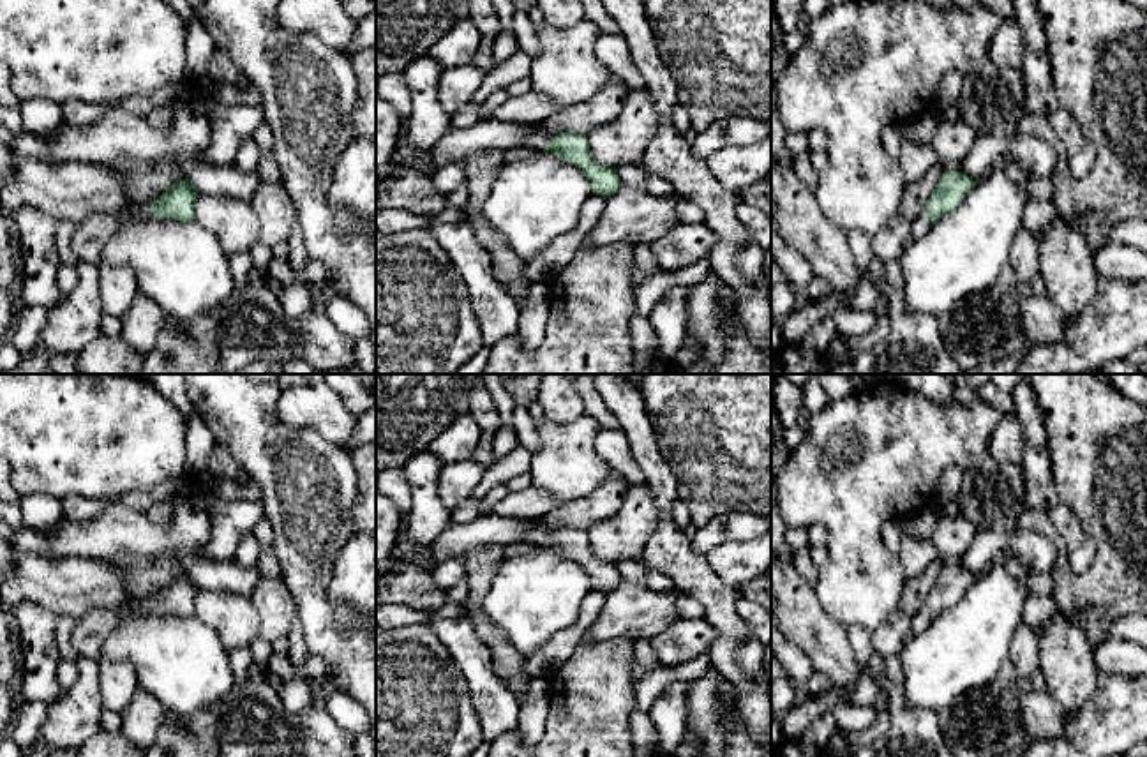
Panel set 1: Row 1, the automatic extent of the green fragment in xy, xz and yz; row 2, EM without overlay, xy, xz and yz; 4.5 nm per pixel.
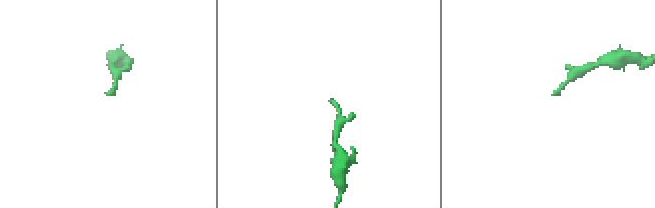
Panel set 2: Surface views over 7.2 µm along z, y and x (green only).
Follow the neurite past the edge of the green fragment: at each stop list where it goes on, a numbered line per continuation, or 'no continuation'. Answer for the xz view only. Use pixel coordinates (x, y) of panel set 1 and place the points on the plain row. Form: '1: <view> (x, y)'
1: xz (539, 532)

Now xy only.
1: xy (142, 606)

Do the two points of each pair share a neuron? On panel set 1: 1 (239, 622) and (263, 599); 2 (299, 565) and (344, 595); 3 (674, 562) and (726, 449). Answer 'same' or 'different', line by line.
1: different
2: different
3: different

